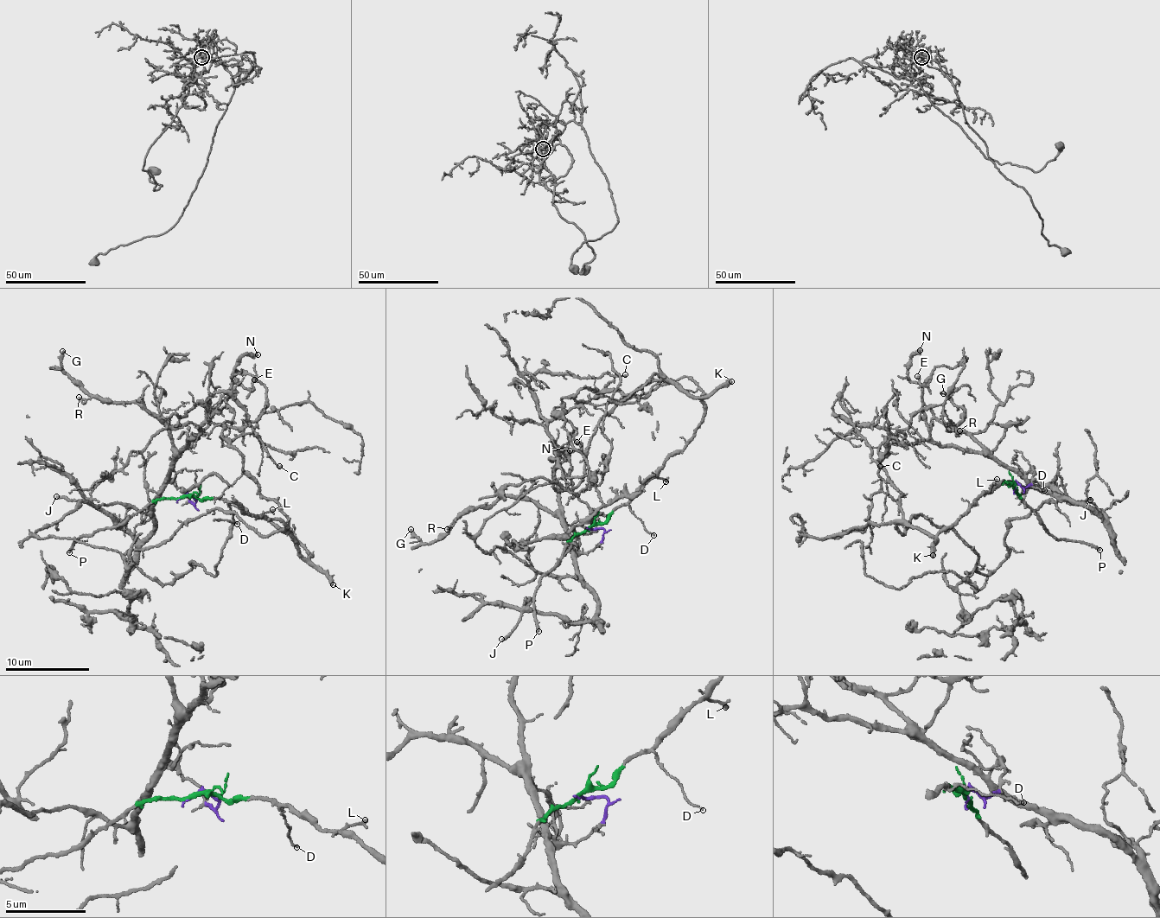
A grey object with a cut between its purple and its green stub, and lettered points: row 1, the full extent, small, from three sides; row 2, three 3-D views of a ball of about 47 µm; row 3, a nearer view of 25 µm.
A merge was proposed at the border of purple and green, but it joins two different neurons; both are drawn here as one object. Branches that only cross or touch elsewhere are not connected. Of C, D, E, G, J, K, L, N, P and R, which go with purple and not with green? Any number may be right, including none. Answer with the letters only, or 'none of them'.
C, E, G, J, N, R

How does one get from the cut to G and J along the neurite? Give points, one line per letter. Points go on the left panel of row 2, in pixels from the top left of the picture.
G: (182, 498), (194, 502), (169, 475), (166, 423), (73, 380), (62, 351)
J: (182, 498), (195, 502), (168, 482), (162, 487), (151, 505), (154, 528), (139, 540), (86, 501), (55, 496)

